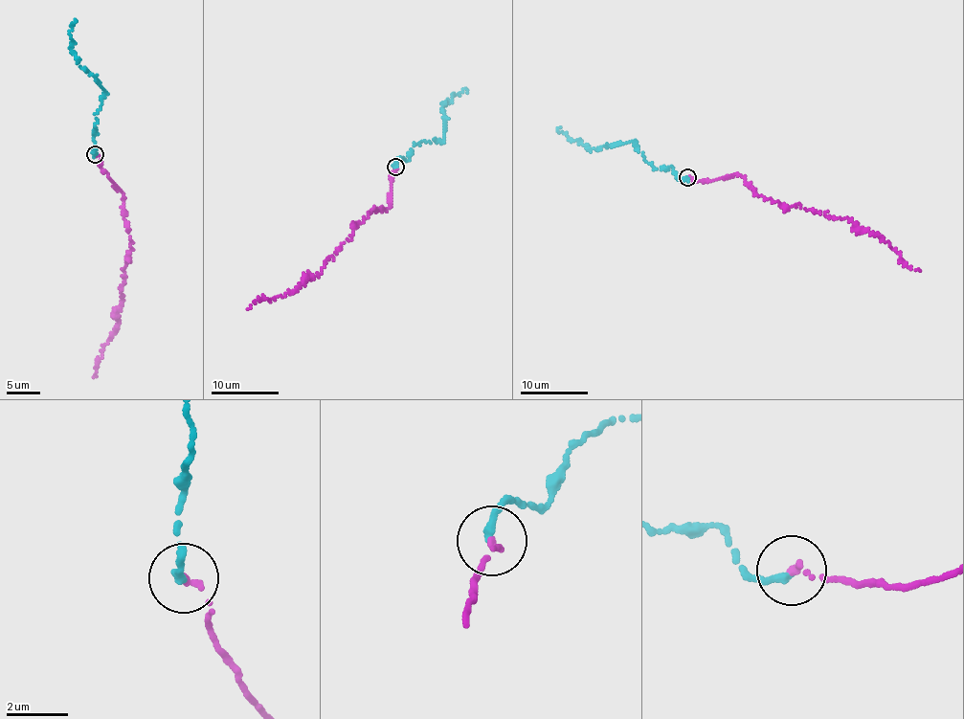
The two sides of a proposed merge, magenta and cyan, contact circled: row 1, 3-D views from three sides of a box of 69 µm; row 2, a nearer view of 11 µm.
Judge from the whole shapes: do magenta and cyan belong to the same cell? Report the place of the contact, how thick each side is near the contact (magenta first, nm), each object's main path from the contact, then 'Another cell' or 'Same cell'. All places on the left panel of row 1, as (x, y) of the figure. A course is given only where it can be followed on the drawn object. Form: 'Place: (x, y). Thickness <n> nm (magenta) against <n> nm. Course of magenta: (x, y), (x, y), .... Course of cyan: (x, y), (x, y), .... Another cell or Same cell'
Place: (95, 154). Thickness 200 nm (magenta) against 280 nm. Course of magenta: (95, 154), (123, 193), (123, 215), (132, 246), (123, 272), (123, 299), (115, 329), (104, 344), (94, 377). Course of cyan: (95, 154), (97, 112), (106, 90), (82, 67), (71, 49), (70, 33), (73, 23), (77, 21). Same cell

